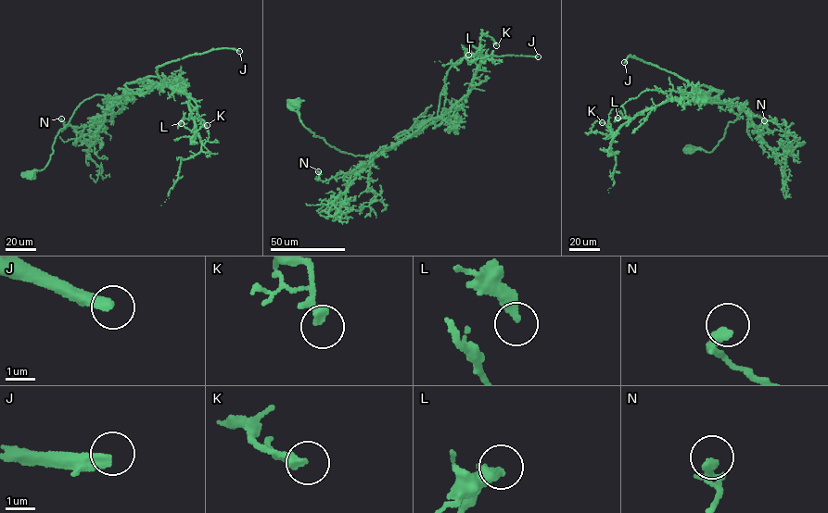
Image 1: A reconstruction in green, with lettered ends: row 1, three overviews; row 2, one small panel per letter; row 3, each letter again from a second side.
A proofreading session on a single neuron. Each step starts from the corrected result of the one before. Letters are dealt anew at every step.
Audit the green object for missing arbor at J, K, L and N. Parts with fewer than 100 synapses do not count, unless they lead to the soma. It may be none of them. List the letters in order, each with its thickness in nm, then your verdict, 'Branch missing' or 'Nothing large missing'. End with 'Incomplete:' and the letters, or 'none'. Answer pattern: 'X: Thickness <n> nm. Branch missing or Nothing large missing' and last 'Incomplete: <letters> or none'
J: Thickness 360 nm. Branch missing
K: Thickness 300 nm. Nothing large missing
L: Thickness 340 nm. Nothing large missing
N: Thickness 340 nm. Nothing large missing
Incomplete: J

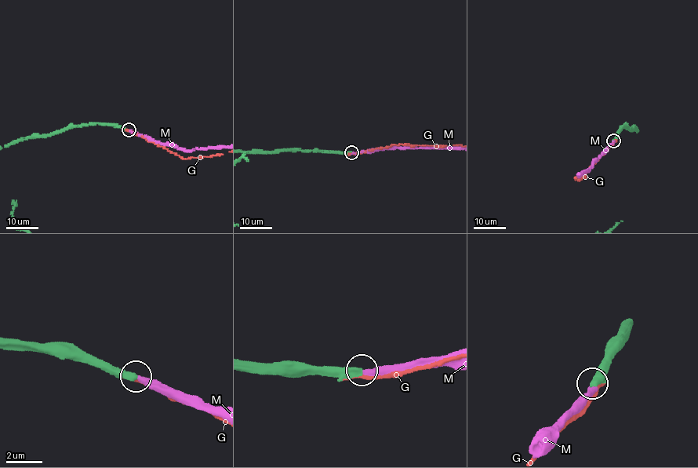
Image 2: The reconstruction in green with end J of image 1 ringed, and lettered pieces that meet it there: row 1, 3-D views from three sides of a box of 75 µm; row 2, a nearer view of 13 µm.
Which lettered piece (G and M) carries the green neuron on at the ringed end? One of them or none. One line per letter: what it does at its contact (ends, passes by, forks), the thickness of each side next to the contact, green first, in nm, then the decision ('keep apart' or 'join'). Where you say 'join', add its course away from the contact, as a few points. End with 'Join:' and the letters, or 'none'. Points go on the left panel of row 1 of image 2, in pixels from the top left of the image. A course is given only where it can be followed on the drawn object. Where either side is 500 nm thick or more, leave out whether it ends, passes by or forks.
G: 550 nm thick on the green side, 200 nm on the other; keep apart
M: it ends there; 440 nm thick on the green side, 340 nm on the other; join
Join: M

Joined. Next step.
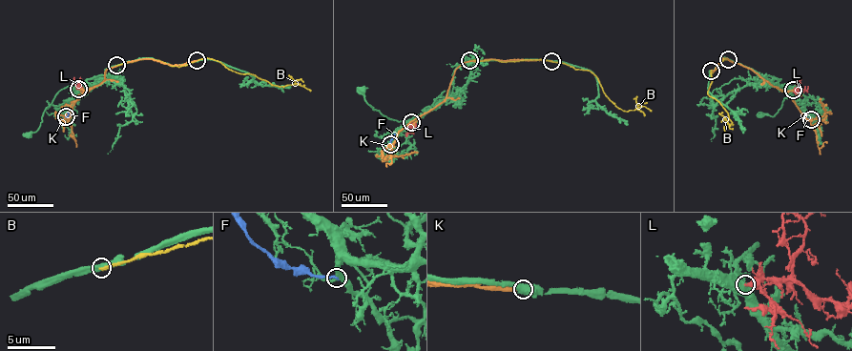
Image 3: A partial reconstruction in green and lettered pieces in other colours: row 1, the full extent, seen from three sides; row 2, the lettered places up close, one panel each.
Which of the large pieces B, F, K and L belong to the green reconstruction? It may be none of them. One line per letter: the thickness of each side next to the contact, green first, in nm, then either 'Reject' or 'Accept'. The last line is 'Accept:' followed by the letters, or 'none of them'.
B: Thickness 420 nm (green) against 240 nm. Reject
F: Thickness 320 nm (green) against 240 nm. Reject
K: Thickness 550 nm (green) against 200 nm. Reject
L: Thickness 800 nm (green) against 400 nm. Accept
Accept: L

